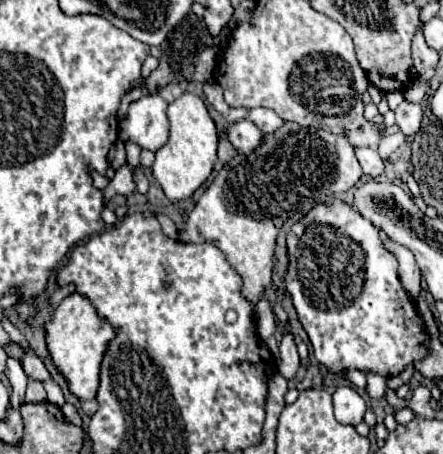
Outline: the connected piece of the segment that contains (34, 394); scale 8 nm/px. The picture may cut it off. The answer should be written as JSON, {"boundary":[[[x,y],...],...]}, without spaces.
{"boundary":[[[28,382],[26,390],[26,402],[44,402],[46,400],[46,390],[42,382]]]}

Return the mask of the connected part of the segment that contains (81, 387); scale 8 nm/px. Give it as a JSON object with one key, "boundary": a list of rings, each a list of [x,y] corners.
{"boundary":[[[78,292],[66,296],[58,304],[52,320],[46,322],[46,344],[52,360],[70,382],[70,392],[80,400],[90,400],[96,396],[102,356],[106,354],[110,340],[114,340],[114,326],[106,318],[98,316],[90,298]]]}

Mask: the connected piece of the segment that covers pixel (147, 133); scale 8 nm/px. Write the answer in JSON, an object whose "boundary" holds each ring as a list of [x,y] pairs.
{"boundary":[[[146,94],[138,102],[130,104],[128,118],[119,122],[118,138],[126,142],[132,140],[140,148],[158,152],[168,140],[168,118],[166,100],[160,94]]]}

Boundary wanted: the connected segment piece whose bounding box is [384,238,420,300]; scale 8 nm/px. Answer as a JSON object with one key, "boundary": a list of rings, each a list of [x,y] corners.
{"boundary":[[[390,238],[384,240],[384,248],[396,256],[396,260],[400,264],[400,268],[398,268],[400,282],[406,288],[406,292],[416,300],[418,292],[420,292],[420,268],[414,260],[414,254],[408,248],[402,248],[402,244],[394,244],[394,240],[390,240]]]}

